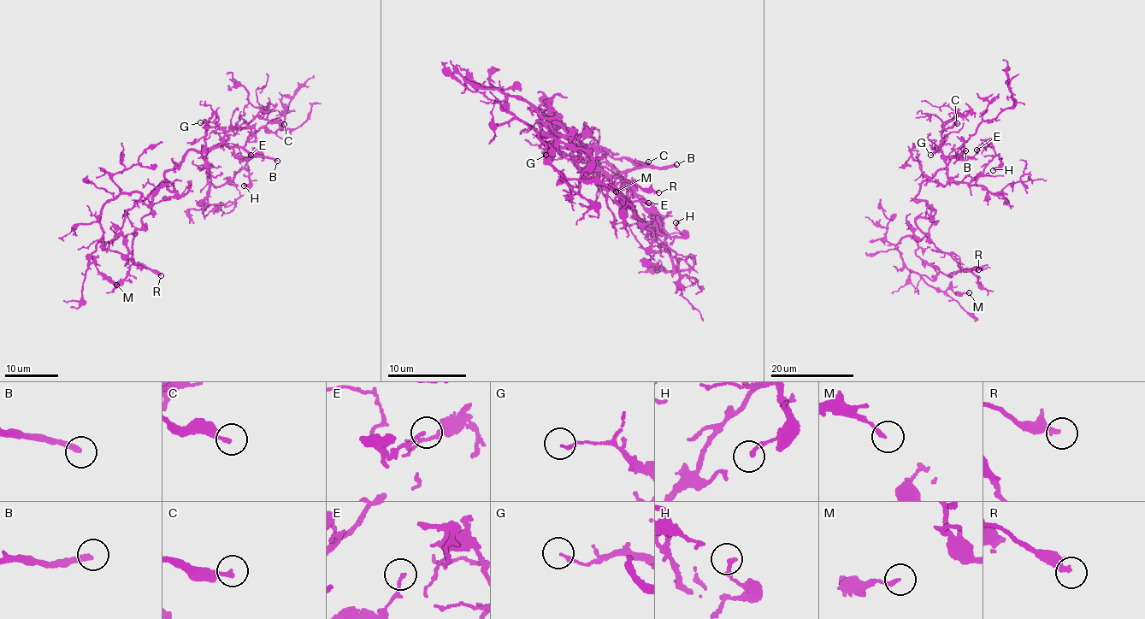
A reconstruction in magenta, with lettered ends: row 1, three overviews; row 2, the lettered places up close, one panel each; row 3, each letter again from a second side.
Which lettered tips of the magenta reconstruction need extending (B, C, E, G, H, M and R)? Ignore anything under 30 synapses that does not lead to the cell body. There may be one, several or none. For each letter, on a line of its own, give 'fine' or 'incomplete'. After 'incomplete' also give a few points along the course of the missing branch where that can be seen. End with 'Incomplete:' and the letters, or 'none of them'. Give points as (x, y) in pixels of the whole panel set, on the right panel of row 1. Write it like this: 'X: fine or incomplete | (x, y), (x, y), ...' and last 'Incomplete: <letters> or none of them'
B: incomplete | (965, 150), (968, 150), (966, 147), (947, 149), (948, 141), (945, 136)
C: fine
E: fine
G: fine
H: fine
M: fine
R: fine
Incomplete: B

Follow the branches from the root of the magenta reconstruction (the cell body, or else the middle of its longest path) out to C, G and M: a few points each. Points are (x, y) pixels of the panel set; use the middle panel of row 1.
C: (555, 138), (555, 115), (551, 125), (571, 140), (577, 166), (587, 168), (594, 150), (622, 160), (648, 162)
G: (555, 138), (555, 115), (551, 125), (571, 140), (577, 166), (592, 163), (545, 155)
M: (555, 138), (581, 137), (542, 135), (507, 94), (547, 162), (616, 191)

